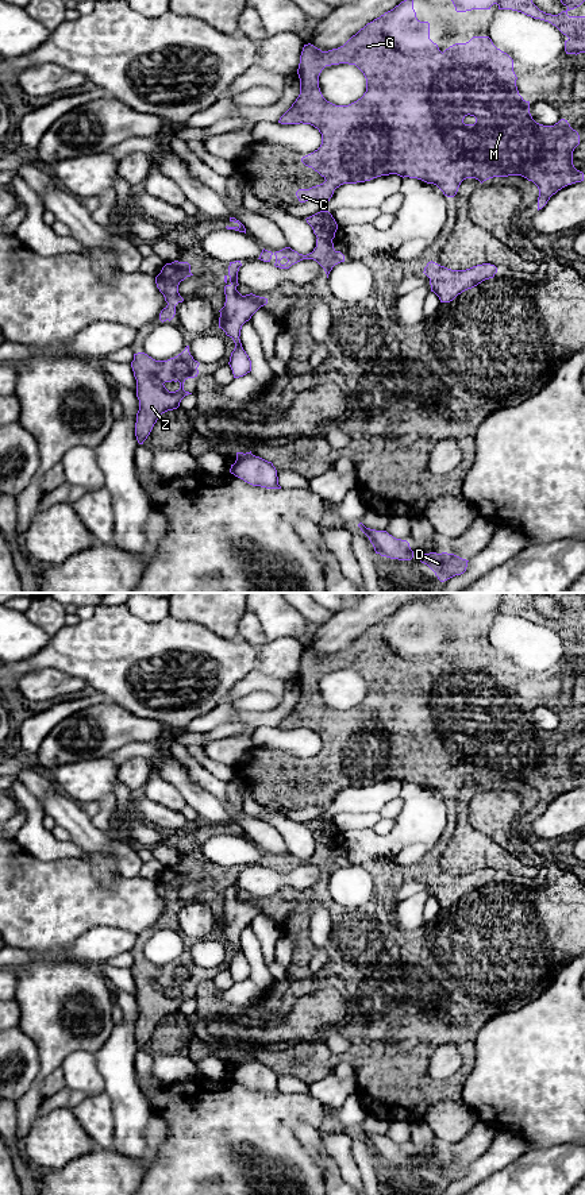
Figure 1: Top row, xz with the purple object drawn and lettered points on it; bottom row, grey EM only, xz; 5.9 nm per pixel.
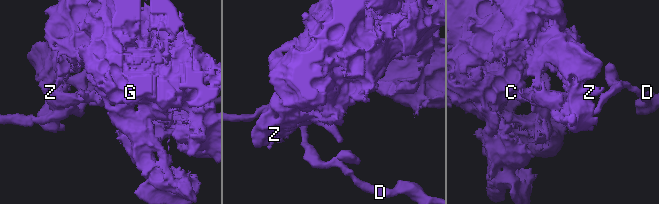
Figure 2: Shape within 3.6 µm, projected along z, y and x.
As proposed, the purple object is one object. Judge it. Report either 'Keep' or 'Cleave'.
Cleave

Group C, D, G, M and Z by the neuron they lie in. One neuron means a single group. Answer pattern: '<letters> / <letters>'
C G M Z / D

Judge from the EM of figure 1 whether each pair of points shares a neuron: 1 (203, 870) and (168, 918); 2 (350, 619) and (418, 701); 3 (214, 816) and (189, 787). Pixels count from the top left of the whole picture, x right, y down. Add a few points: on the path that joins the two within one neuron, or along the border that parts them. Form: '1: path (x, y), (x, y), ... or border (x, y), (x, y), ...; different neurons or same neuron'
1: path (187, 871), (170, 887), (170, 902); same neuron
2: border (388, 615), (368, 627), (337, 652); different neurons
3: path (208, 809), (195, 794); same neuron

